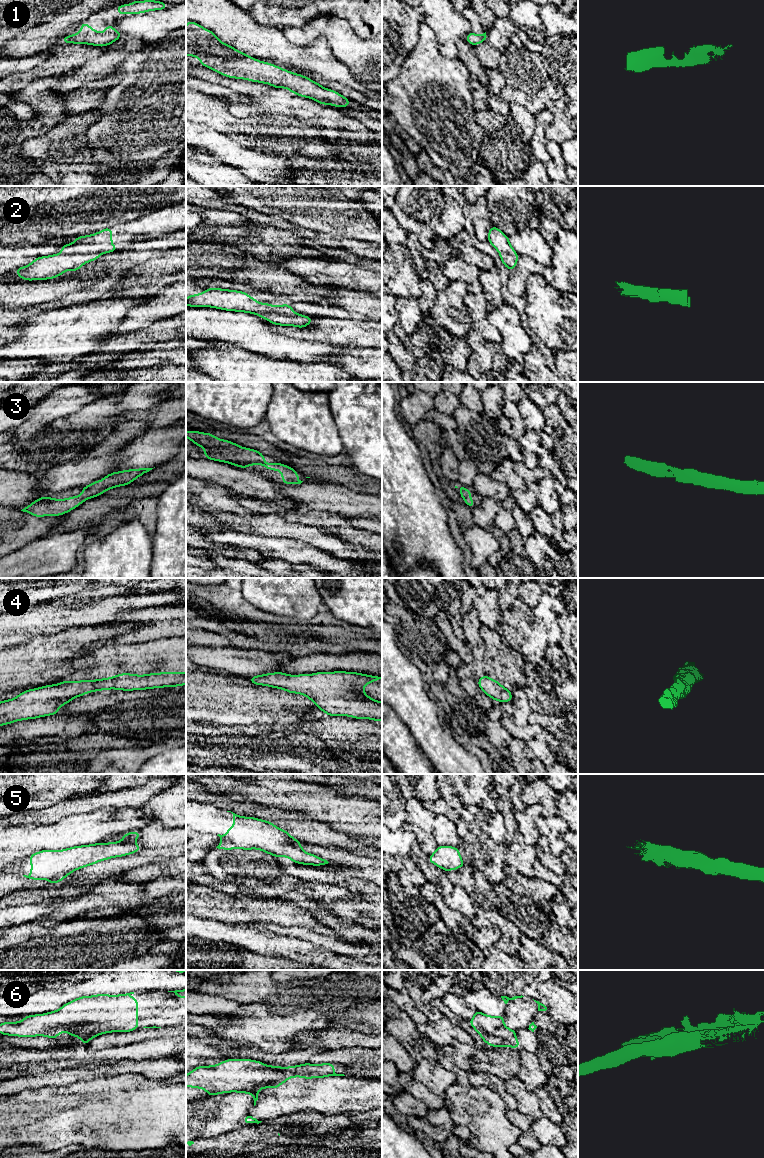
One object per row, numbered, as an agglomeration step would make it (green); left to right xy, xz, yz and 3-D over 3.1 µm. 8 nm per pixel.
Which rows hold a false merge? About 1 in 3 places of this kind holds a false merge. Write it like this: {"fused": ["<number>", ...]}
{"fused": []}

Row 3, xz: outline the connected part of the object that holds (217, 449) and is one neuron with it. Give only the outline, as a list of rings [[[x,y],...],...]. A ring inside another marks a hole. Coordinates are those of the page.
[[[186,431],[186,437],[195,445],[205,450],[204,457],[210,460],[229,463],[241,468],[249,465],[263,465],[267,470],[276,470],[282,473],[283,484],[301,484],[298,472],[281,463],[265,463],[265,457],[257,450],[241,447],[231,441],[222,440],[210,433]]]

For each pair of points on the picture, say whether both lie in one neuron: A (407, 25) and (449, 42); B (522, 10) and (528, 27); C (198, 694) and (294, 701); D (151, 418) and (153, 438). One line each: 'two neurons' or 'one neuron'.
A: two neurons
B: one neuron
C: one neuron
D: two neurons

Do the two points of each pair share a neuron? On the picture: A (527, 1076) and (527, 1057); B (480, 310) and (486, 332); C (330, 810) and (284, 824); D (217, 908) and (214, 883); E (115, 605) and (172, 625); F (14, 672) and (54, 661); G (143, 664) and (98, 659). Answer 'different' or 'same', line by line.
A: same
B: same
C: different
D: different
E: different
F: same
G: same

